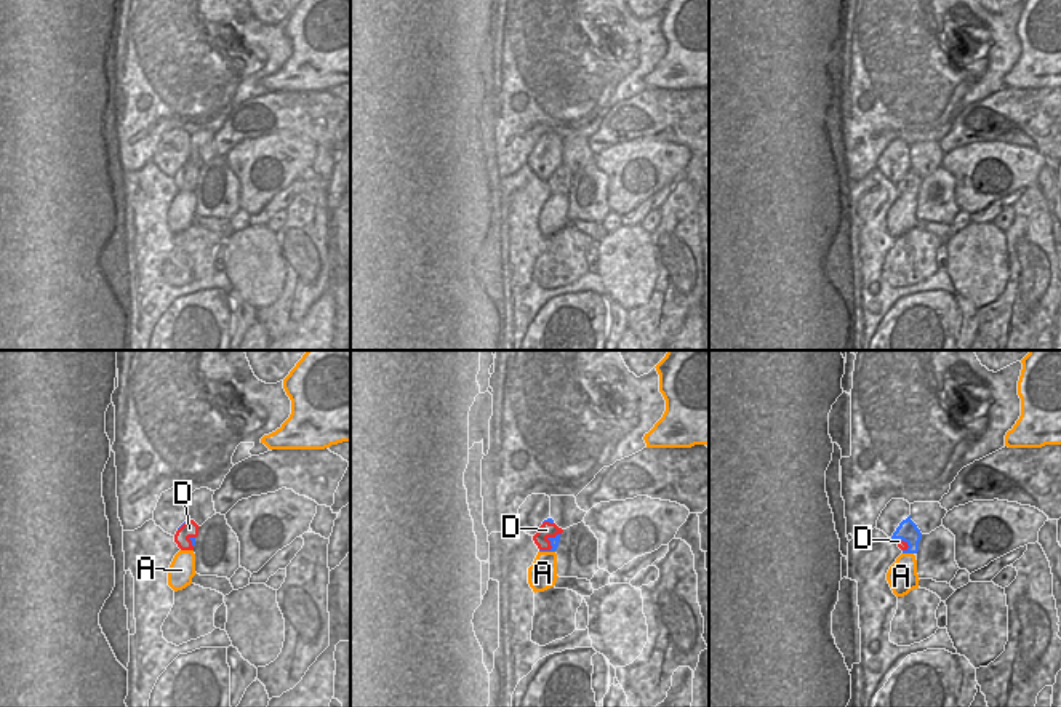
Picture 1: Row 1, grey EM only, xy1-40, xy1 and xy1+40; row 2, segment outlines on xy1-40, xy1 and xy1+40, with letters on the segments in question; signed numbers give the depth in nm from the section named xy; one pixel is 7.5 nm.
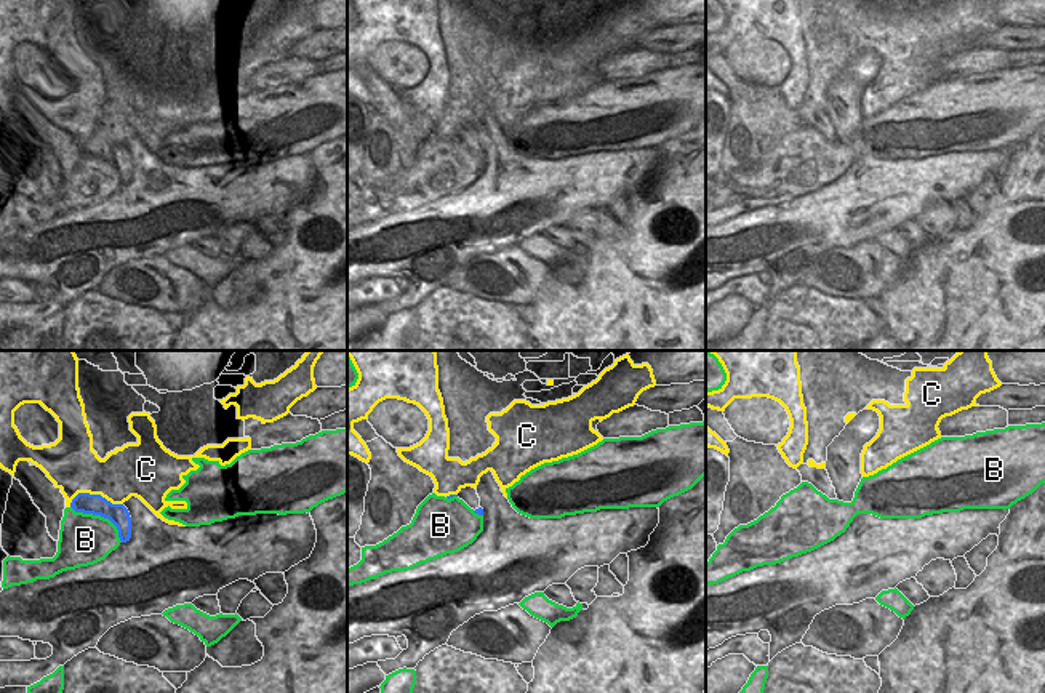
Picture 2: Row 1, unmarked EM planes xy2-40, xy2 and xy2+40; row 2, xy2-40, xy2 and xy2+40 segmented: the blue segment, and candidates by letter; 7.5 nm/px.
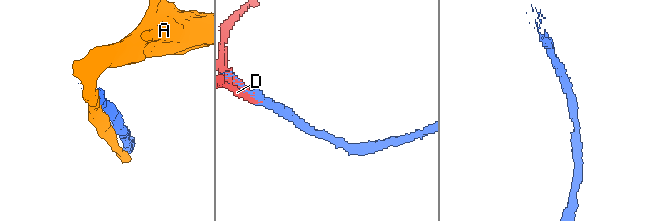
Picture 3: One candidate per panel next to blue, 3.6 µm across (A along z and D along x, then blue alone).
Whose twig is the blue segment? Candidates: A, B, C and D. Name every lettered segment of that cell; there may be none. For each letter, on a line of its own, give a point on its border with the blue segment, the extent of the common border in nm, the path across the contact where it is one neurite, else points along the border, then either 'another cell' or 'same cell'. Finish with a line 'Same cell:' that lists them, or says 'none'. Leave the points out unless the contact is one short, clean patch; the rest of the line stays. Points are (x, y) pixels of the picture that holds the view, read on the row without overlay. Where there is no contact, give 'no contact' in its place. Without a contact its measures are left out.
A: contact xy1+40 (908, 194); length 80 nm; border xy1+40 (903, 194), (912, 195); another cell
B: contact xy2-40 (101, 157); length 480 nm; another cell
C: contact xy2-40 (96, 136); length 400 nm; another cell
D: contact xy1 (551, 186); length 220 nm; another cell
Same cell: none

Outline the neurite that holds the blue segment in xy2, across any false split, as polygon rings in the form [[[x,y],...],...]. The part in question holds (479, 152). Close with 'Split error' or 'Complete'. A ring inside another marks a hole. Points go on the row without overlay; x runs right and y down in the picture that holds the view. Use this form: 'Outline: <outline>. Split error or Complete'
Outline: [[[461,130],[458,139],[462,141],[475,155],[483,157],[483,150],[480,149],[480,139],[475,130]]]. Split error

